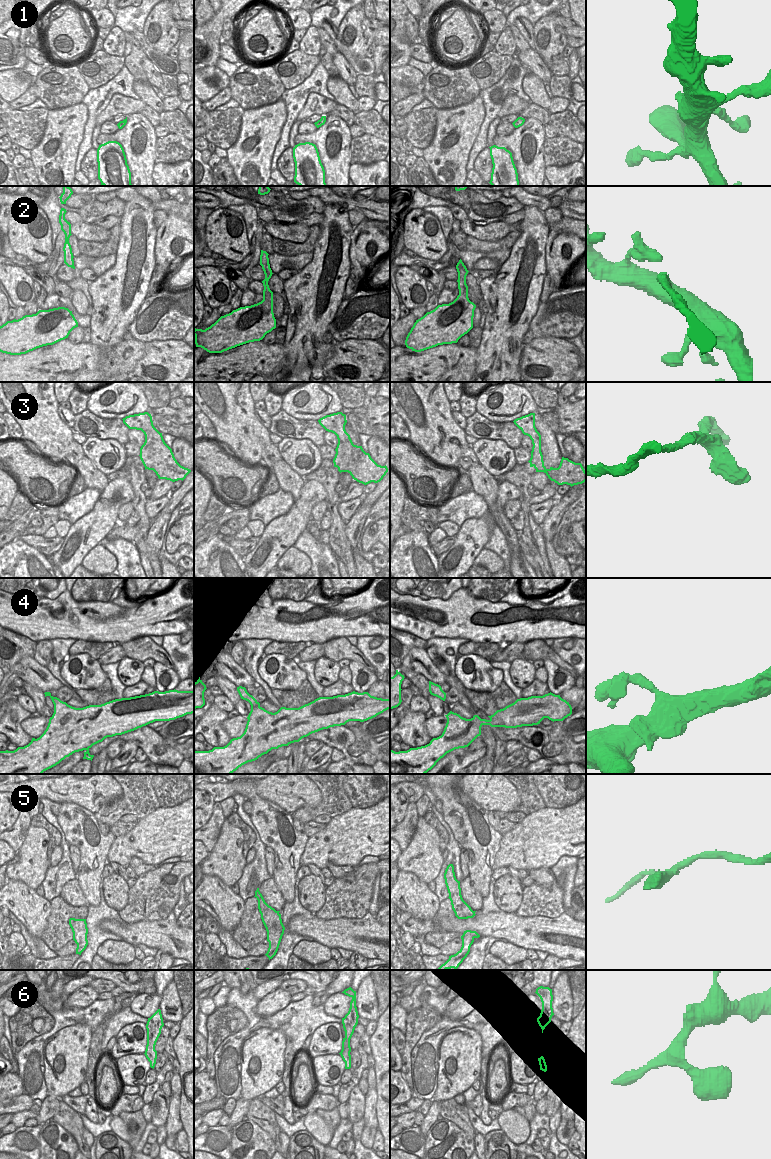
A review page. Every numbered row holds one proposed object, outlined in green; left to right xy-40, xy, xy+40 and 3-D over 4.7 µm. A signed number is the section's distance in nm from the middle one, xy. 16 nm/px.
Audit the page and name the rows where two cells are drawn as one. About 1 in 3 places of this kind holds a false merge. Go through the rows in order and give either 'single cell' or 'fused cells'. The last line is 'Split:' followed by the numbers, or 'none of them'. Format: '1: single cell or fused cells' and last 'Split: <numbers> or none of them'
1: single cell
2: single cell
3: single cell
4: fused cells
5: single cell
6: single cell
Split: 4

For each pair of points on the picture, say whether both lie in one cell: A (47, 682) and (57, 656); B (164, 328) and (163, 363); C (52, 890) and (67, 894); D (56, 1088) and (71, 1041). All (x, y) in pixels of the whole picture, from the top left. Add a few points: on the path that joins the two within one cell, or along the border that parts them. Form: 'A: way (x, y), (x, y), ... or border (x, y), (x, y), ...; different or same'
A: border (46, 667), (63, 684); different
B: border (182, 339), (151, 340), (145, 343); different
C: border (76, 877), (69, 880), (62, 887), (59, 895); different
D: way (61, 1076), (67, 1066), (67, 1053); same

